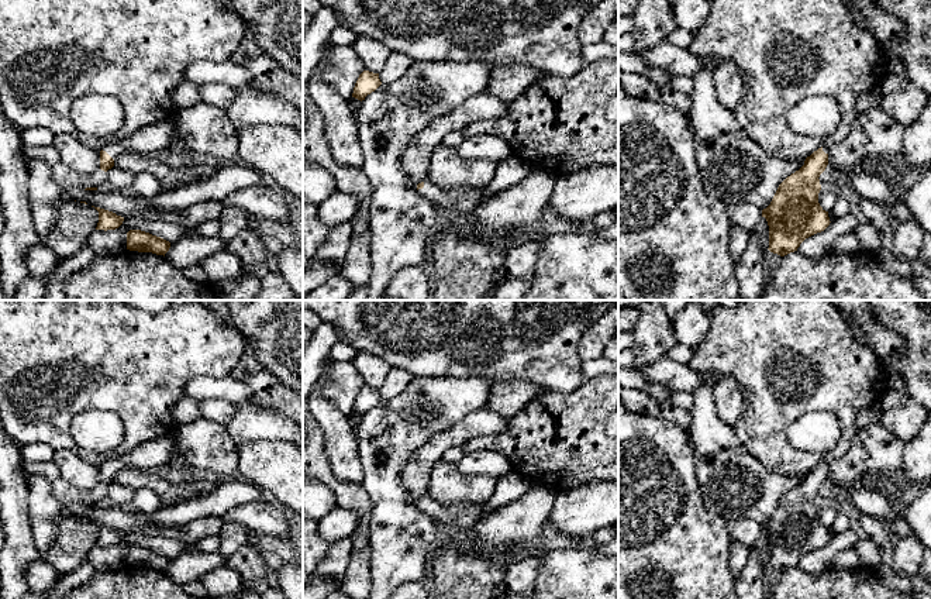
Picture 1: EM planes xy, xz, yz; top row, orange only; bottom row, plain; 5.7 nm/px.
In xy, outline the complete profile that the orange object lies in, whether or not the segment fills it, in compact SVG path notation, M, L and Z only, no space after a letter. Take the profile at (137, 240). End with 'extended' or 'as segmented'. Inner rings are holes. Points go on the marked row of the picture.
M141 230L127 233L127 249L163 255L169 251L170 242Z; as segmented

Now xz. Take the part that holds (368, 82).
M363 70L355 83L352 97L362 101L368 94L375 92L380 85L382 82L379 79L379 73Z; as segmented

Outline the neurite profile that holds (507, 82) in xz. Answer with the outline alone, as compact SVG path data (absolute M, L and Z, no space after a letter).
M528 65L492 66L487 93L504 101L513 101L542 76L546 73Z

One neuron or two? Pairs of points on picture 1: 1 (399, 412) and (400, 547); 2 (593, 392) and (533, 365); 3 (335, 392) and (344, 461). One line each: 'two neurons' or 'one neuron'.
1: one neuron
2: two neurons
3: two neurons

